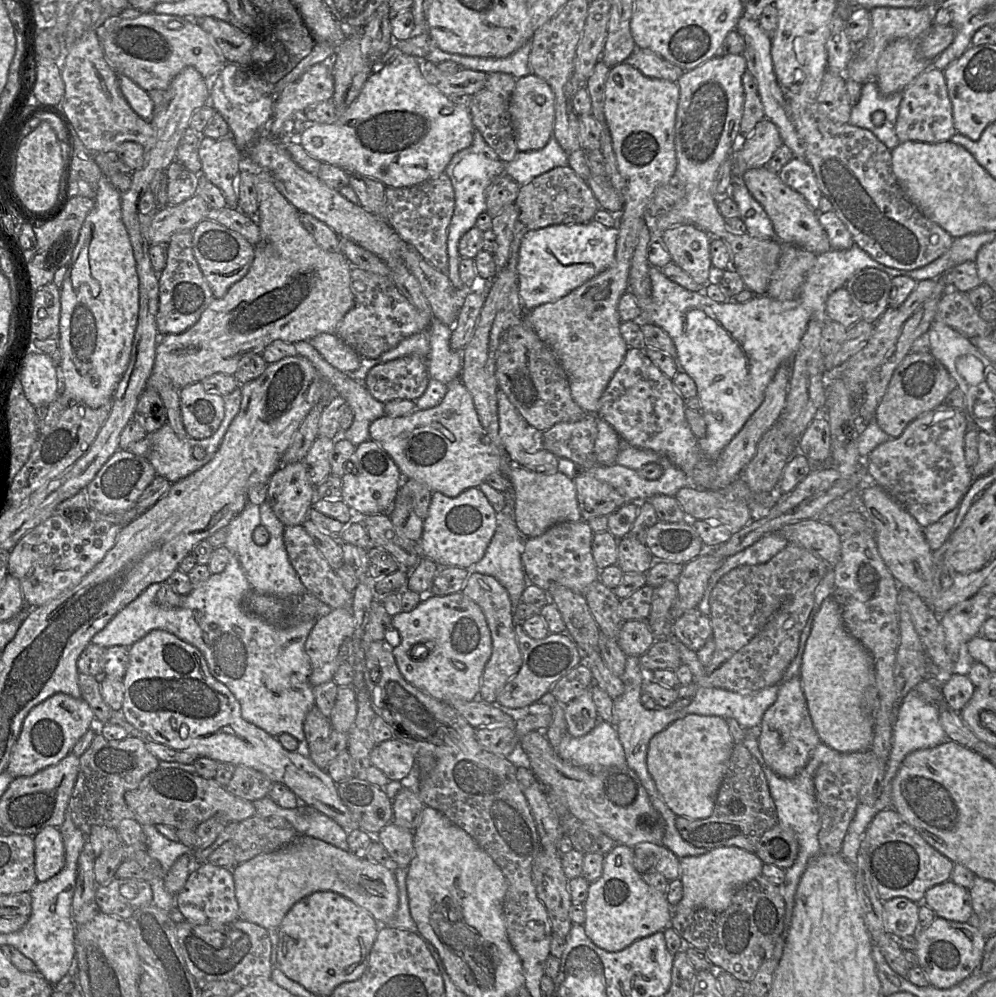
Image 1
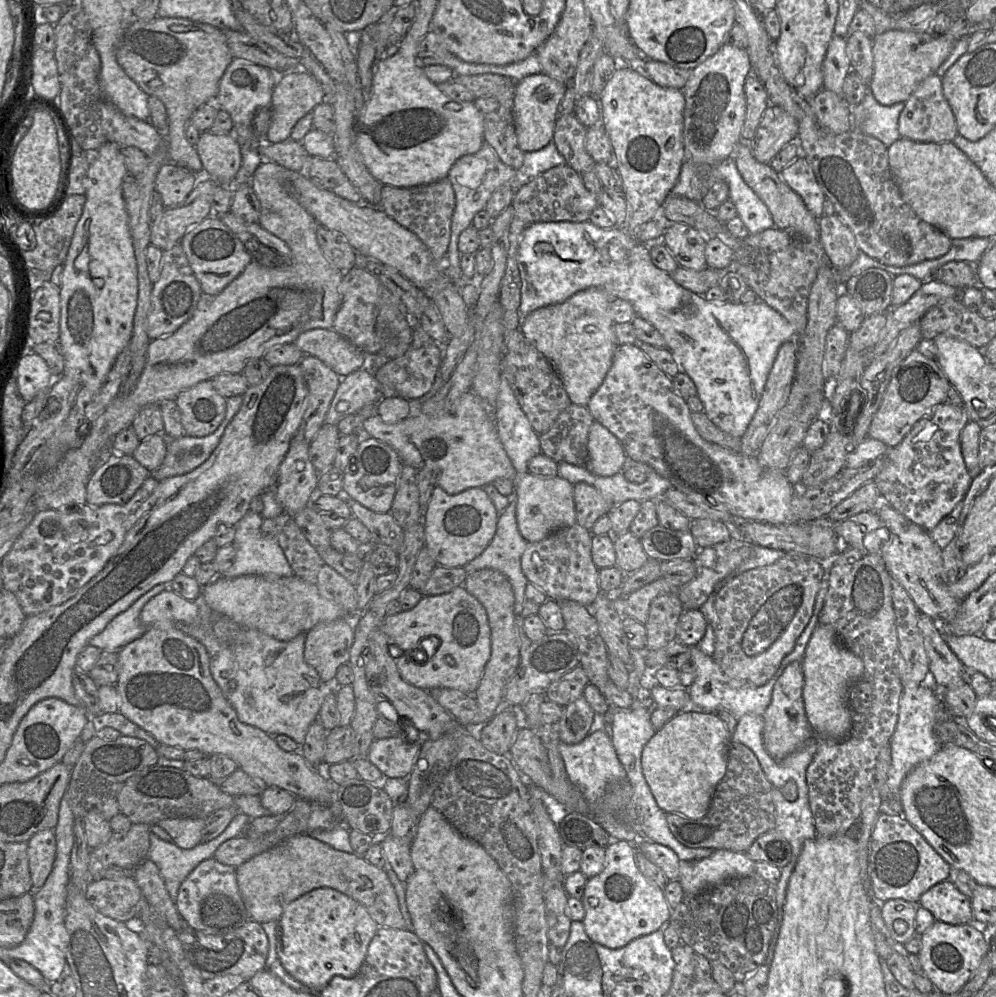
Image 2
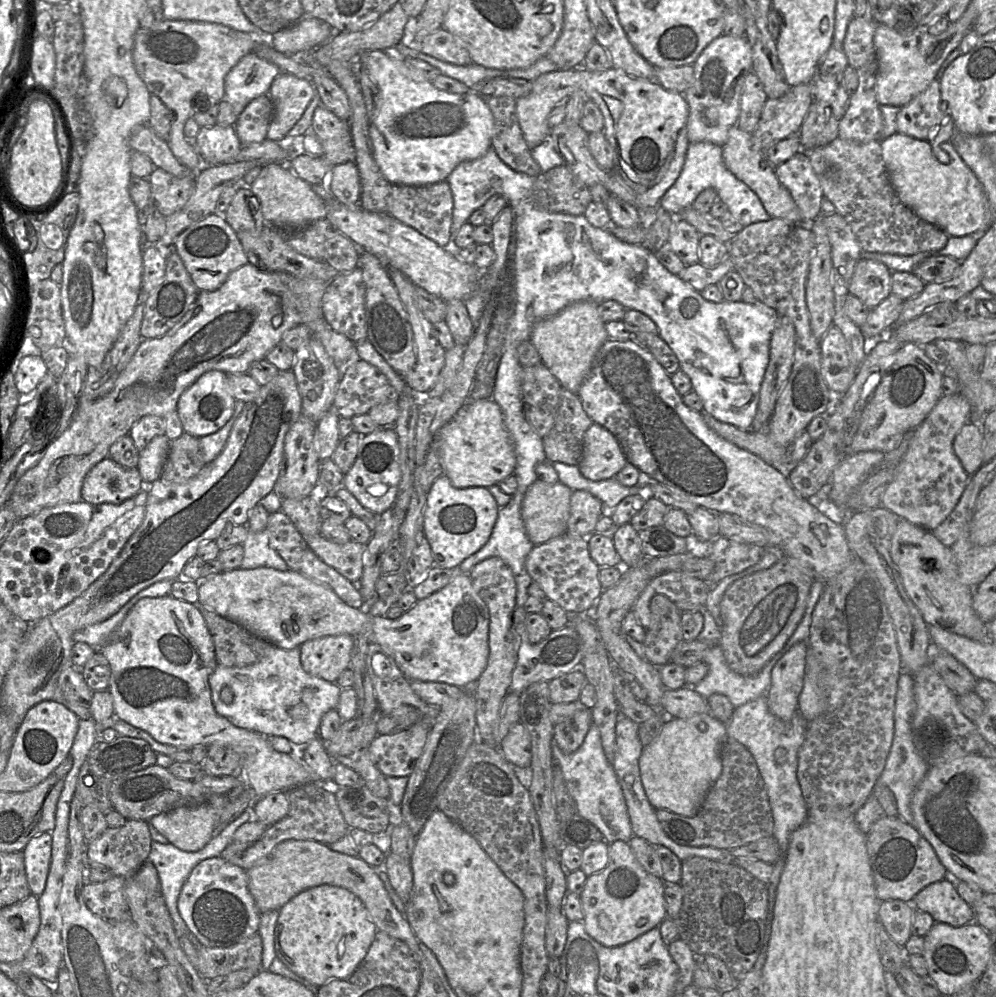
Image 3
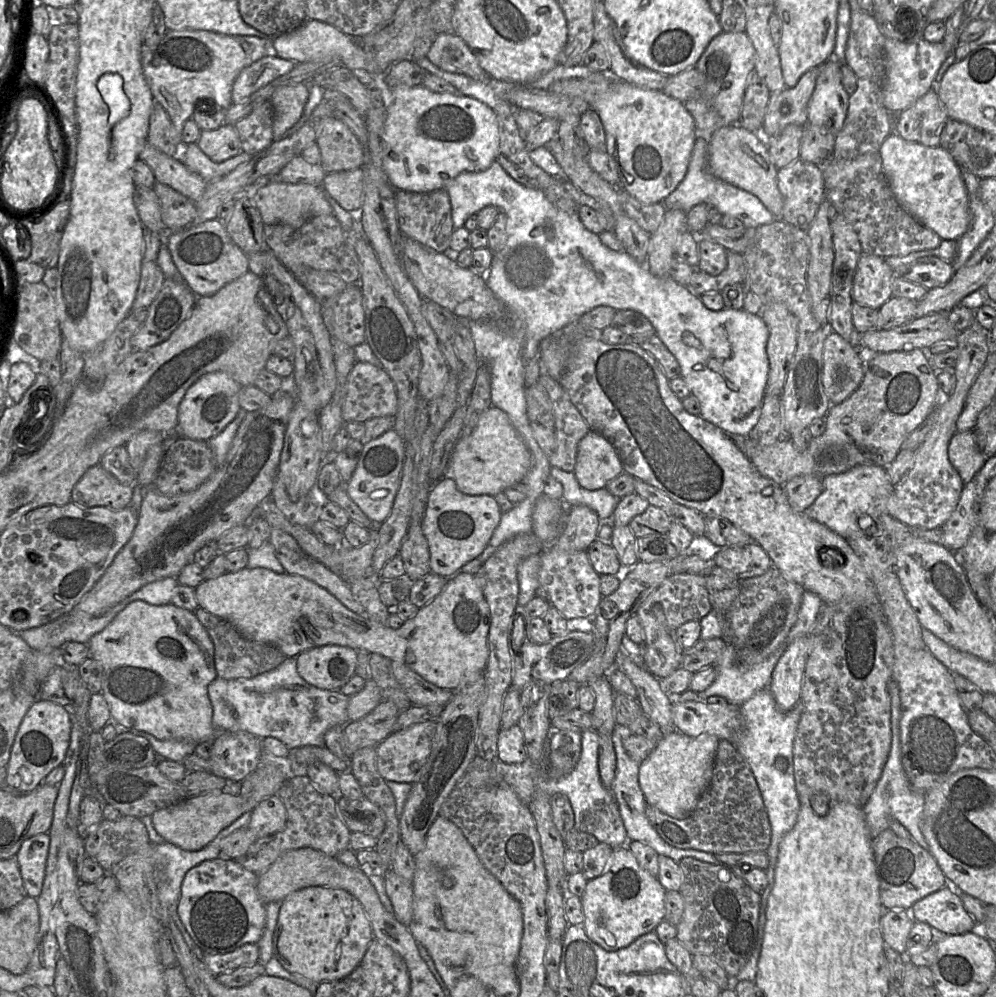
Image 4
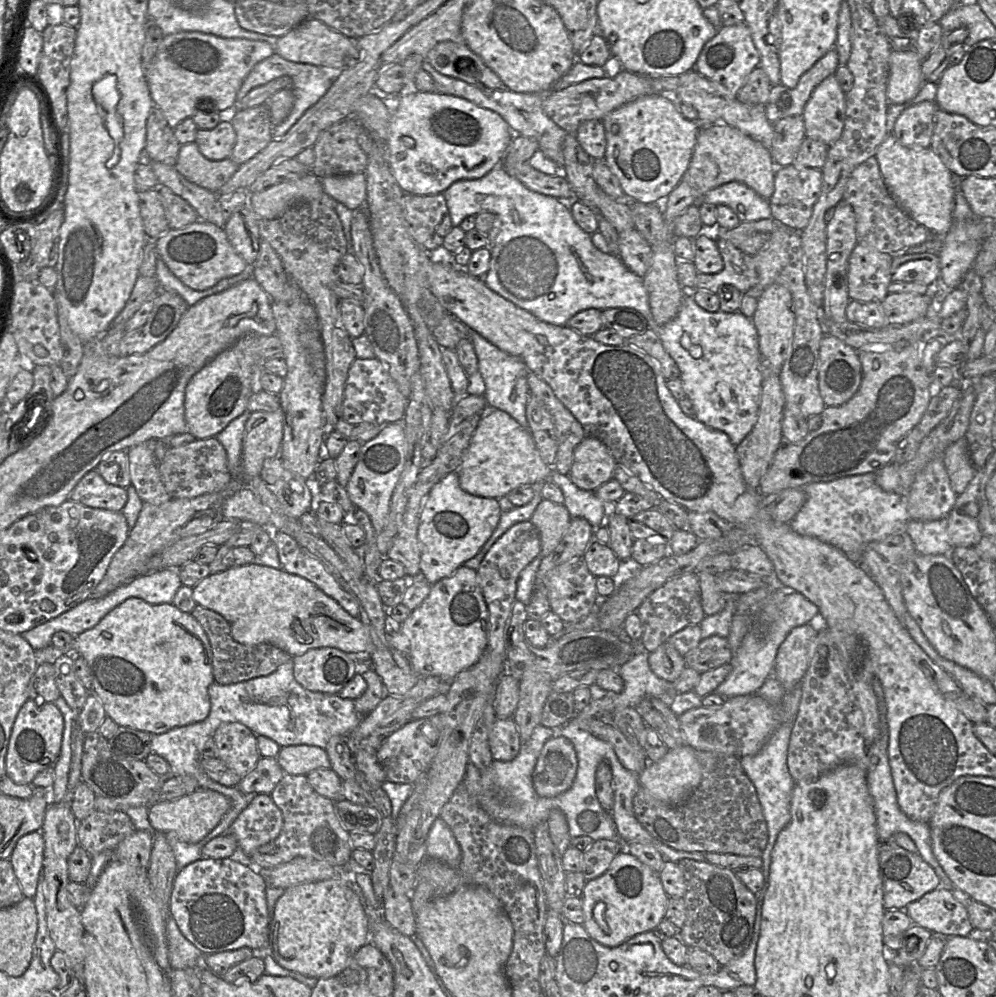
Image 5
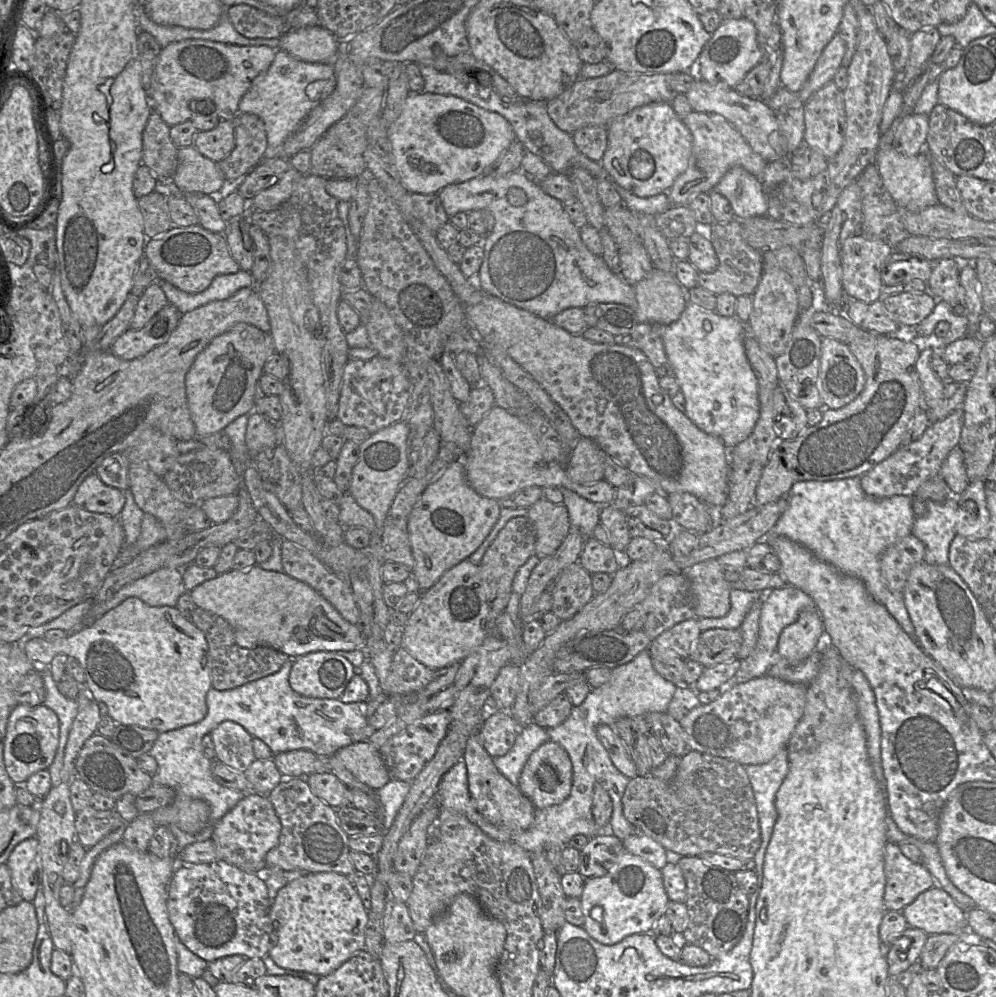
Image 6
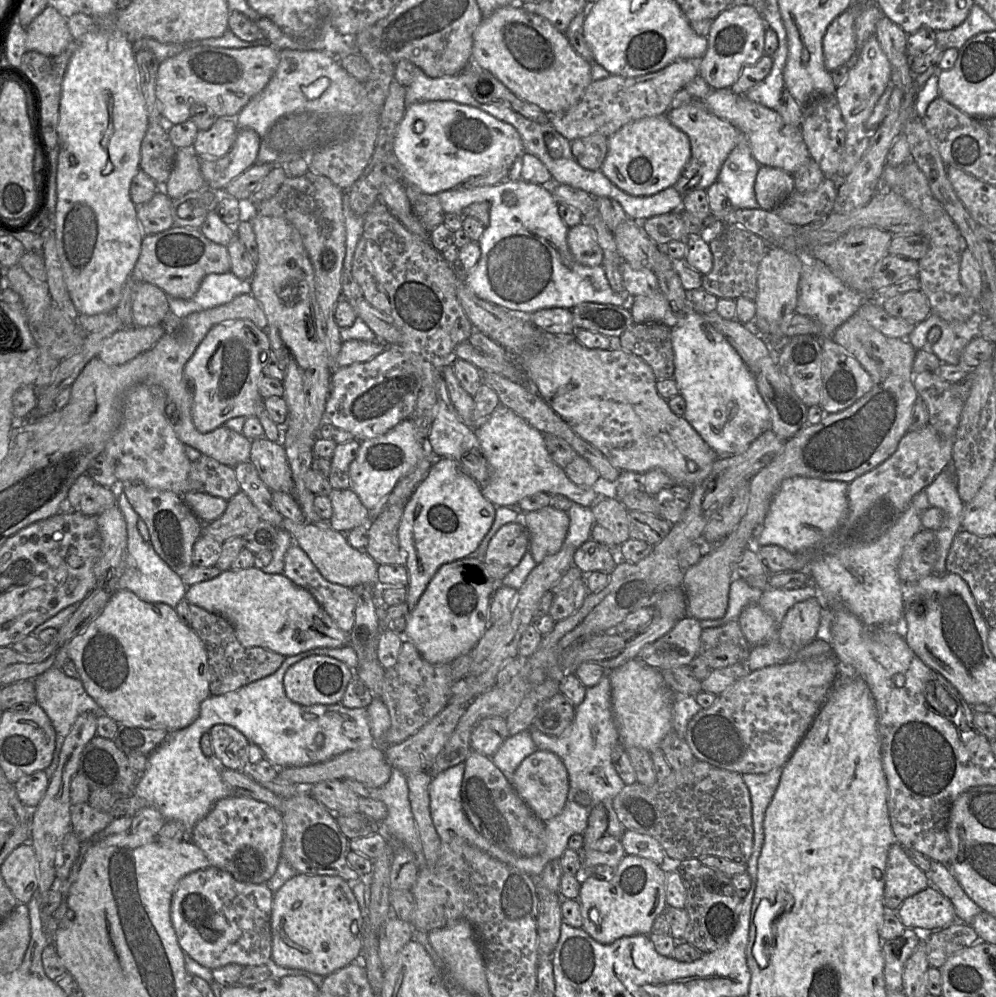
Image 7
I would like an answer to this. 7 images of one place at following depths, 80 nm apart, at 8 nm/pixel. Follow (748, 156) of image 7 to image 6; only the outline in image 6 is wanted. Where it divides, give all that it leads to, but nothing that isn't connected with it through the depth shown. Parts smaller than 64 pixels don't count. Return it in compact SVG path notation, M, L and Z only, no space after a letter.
M741 166L731 167L714 190L726 197L738 220L767 216L768 194L761 181Z

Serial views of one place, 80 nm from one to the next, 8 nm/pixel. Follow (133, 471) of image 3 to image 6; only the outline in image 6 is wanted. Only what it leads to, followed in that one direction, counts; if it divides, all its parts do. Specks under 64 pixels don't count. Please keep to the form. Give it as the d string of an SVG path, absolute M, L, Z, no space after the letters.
M93 472L79 485L72 503L89 512L119 517L125 504L122 490L106 485Z

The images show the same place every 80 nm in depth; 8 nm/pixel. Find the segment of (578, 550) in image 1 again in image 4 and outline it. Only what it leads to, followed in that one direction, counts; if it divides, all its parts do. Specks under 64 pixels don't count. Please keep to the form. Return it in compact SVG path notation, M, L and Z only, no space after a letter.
M545 549L541 554L539 583L548 593L548 602L566 620L593 617L602 598L600 575L593 569L587 551L564 552Z

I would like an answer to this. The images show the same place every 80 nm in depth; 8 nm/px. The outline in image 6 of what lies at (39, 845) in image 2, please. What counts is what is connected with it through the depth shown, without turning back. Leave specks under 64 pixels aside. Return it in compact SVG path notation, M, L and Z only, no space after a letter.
M31 837L18 843L6 861L13 887L24 901L32 902L40 884L39 842Z

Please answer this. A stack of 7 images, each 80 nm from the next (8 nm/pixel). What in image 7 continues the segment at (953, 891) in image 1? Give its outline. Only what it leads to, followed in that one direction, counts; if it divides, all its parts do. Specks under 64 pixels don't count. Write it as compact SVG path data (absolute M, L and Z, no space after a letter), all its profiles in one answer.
M932 886L905 899L897 915L905 928L916 932L944 929L957 921L950 899Z

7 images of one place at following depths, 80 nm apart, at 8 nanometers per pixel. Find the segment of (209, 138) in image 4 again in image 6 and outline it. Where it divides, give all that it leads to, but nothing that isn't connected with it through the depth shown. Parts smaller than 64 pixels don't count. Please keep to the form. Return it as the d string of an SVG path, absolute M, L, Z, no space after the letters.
M220 120L212 130L198 131L193 145L204 157L214 162L223 160L231 153L235 145L232 120Z

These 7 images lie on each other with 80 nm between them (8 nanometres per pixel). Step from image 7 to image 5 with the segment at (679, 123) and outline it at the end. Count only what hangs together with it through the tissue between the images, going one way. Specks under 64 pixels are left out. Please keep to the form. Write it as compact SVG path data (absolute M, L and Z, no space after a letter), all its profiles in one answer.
M724 122L702 125L689 166L677 186L665 197L664 220L673 234L674 220L707 191L731 181L746 184L769 200L774 192L776 165L771 150Z

